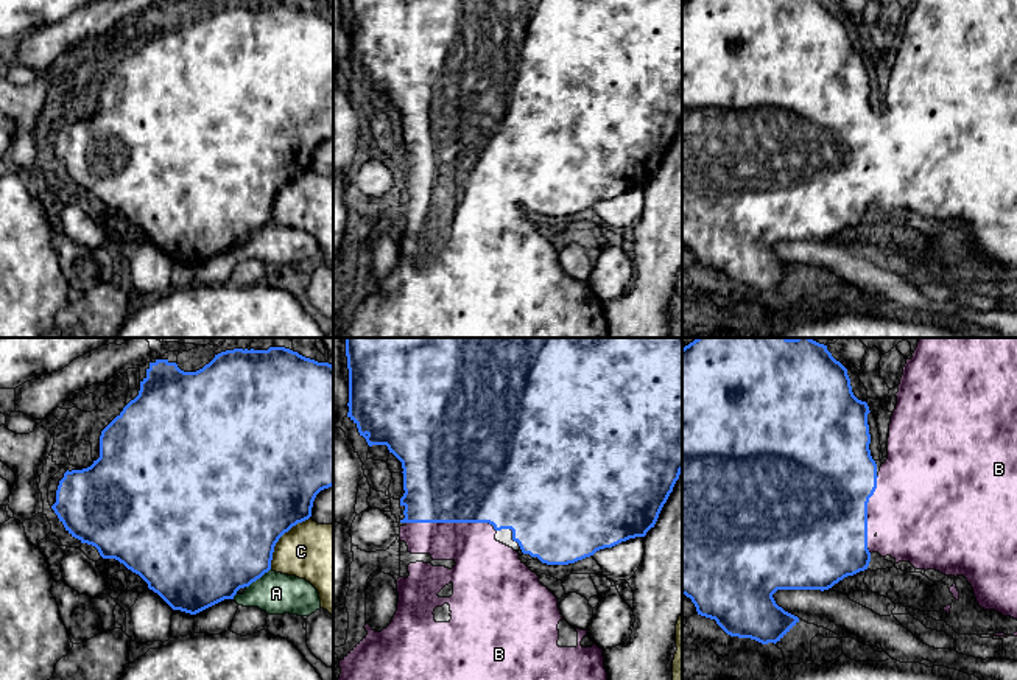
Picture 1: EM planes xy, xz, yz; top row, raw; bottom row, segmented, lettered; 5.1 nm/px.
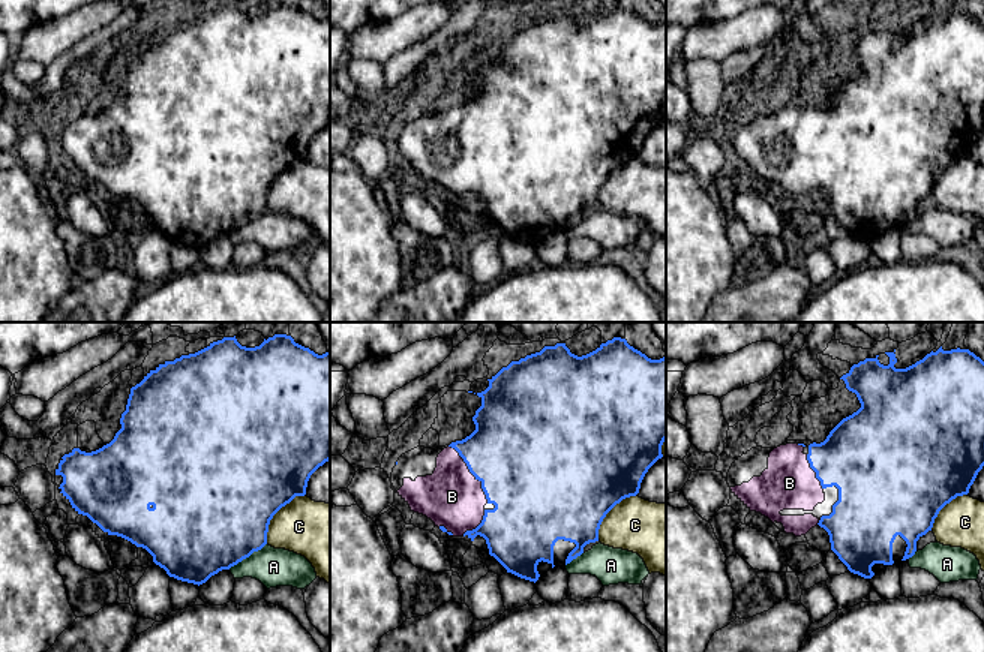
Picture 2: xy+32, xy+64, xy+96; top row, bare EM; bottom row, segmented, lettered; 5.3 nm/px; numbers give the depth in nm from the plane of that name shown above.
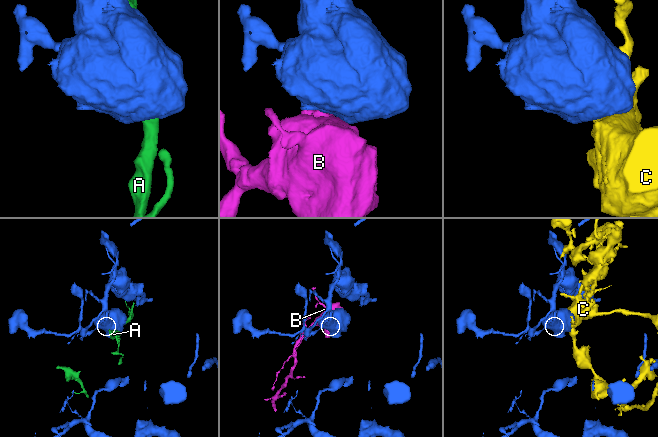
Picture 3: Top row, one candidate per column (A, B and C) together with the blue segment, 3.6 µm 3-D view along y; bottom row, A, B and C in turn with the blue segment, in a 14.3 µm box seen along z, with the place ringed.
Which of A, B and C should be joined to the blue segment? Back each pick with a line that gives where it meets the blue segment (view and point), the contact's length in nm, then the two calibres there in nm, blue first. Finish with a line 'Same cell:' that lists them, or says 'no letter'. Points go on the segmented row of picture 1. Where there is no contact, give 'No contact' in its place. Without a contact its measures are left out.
B: Touches blue at xz (452, 522). Shared border 460 nm. Thickness 500 nm (blue) against 260 nm
Same cell: B

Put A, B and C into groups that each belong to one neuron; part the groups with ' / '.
A / B / C

